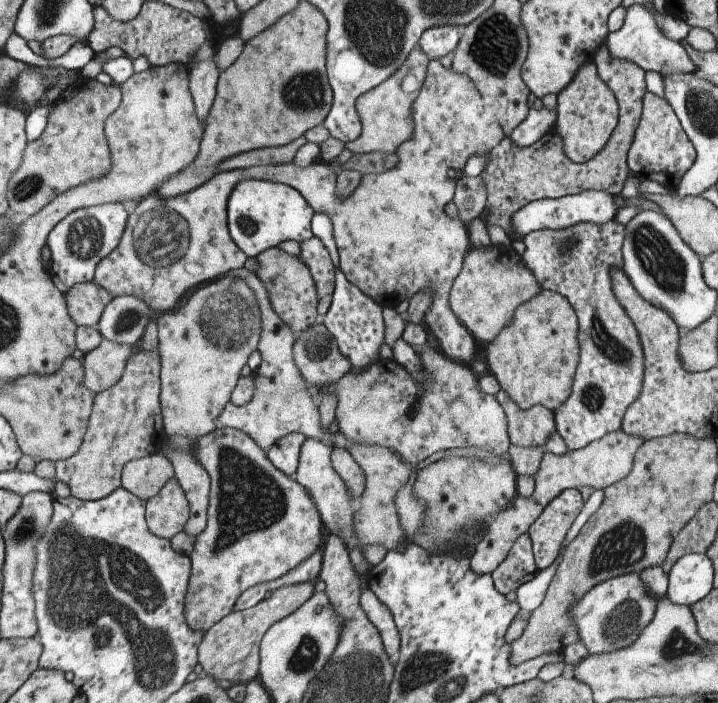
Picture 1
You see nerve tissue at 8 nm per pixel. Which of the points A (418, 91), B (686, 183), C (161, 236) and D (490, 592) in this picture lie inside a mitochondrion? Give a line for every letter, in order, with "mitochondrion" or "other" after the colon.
A: other
B: other
C: mitochondrion
D: other

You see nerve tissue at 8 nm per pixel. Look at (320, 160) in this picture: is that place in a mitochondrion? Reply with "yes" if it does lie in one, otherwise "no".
no

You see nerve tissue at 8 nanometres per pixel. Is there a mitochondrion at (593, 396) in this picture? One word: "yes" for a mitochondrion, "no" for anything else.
yes

